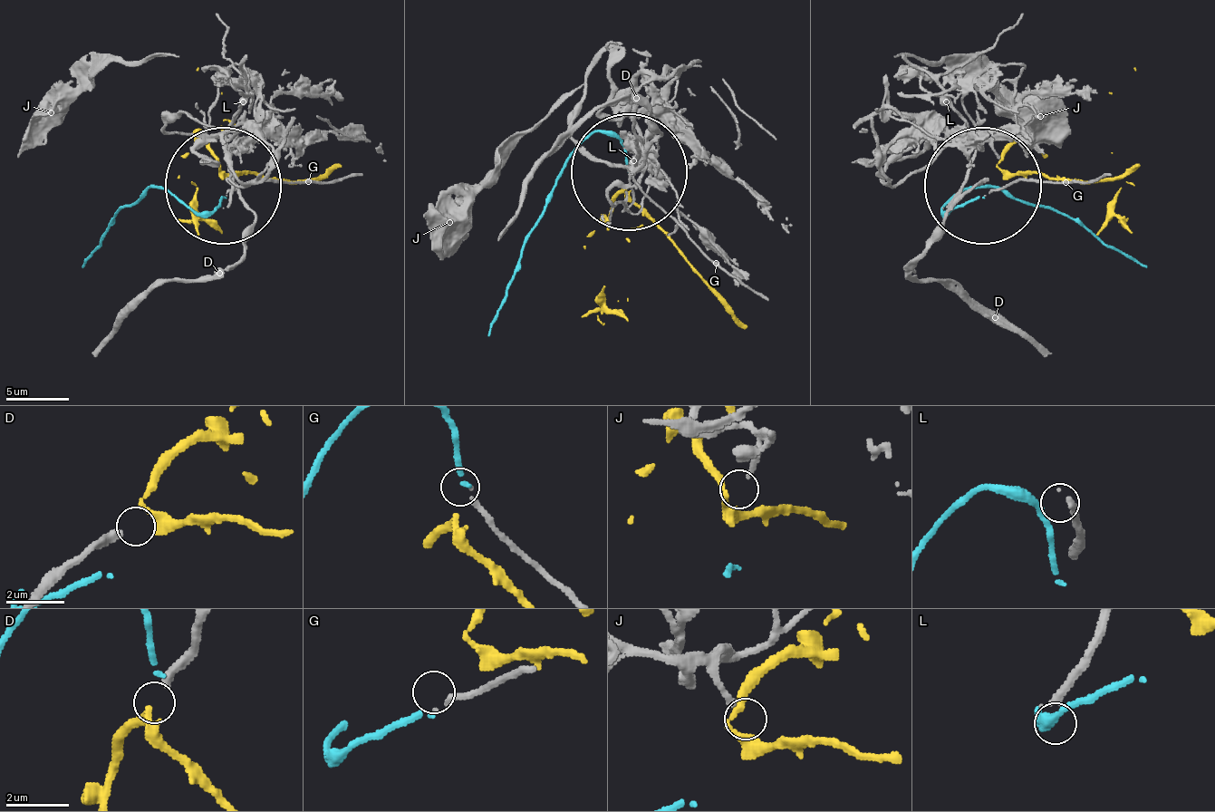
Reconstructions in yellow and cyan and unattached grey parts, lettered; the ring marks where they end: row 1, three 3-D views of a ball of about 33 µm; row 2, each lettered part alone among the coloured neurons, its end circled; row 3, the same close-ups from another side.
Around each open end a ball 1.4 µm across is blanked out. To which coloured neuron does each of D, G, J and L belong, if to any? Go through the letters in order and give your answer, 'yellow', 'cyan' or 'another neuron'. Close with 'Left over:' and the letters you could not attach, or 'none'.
D: yellow
G: cyan
J: another neuron
L: another neuron
Left over: J, L

